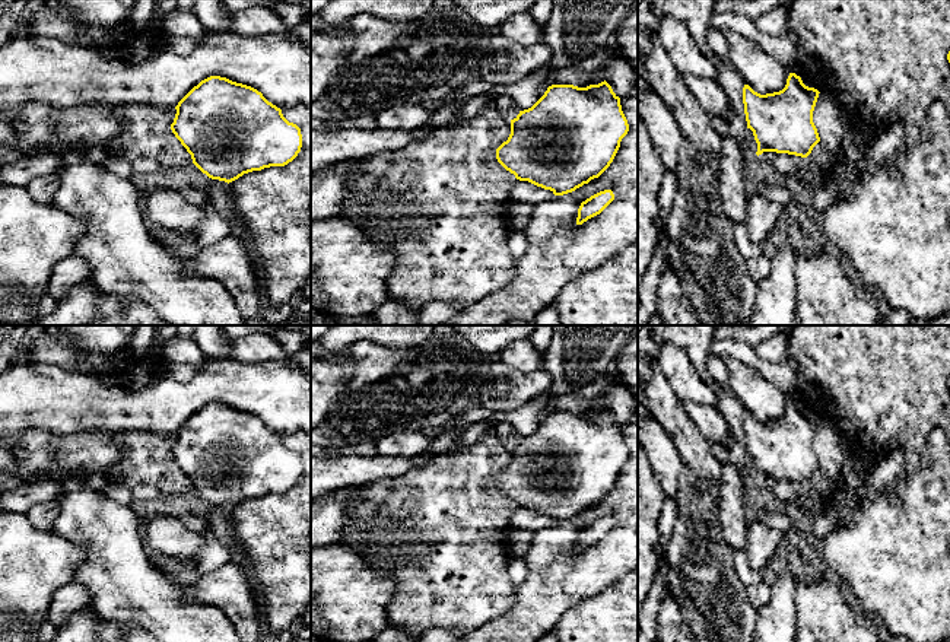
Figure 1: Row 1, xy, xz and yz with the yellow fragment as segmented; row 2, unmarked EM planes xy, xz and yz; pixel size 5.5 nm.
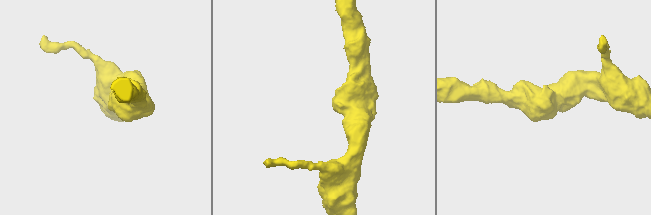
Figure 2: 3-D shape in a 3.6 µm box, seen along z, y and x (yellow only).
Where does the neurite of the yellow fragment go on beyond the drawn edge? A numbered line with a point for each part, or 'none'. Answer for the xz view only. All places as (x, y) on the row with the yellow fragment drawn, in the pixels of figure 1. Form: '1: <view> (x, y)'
1: xz (491, 124)

